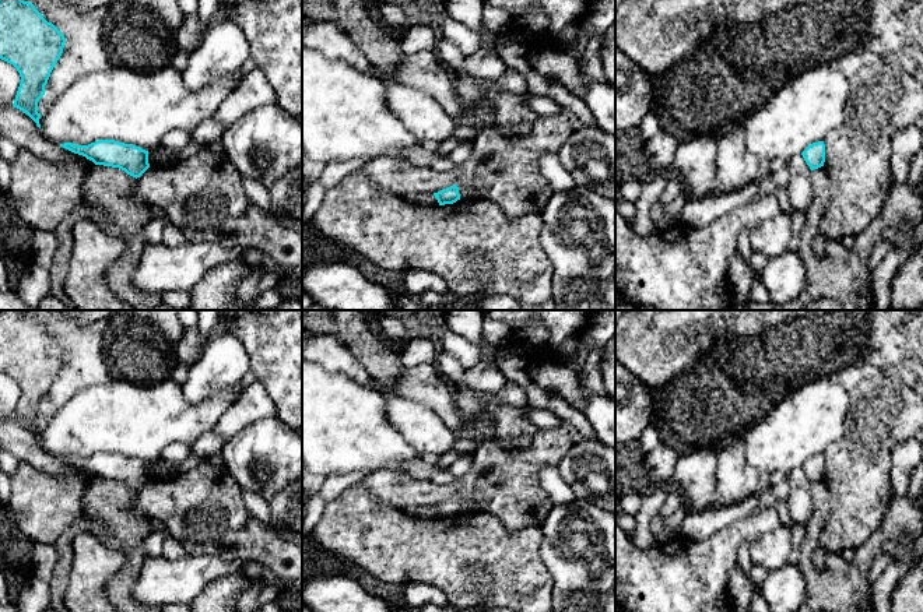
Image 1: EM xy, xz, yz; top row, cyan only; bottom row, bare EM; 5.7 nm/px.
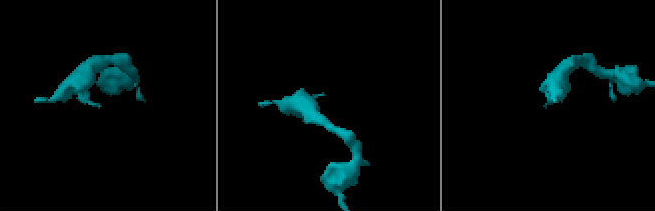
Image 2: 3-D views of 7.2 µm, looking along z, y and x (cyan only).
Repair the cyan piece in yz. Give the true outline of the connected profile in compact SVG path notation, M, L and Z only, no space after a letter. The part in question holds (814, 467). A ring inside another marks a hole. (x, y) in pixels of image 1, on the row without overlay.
M824 454L810 457L801 465L801 468L811 483L824 479L824 475L825 475L825 457L824 457Z

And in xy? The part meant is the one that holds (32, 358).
M0 310L0 372L13 377L21 395L13 419L27 426L41 442L38 414L45 408L45 398L63 366L64 348L29 314L21 310Z

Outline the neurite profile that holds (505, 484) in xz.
M564 426L550 430L538 429L526 447L516 450L506 450L495 440L480 442L478 449L473 453L473 468L450 485L418 481L410 475L397 475L386 469L371 472L359 483L379 502L399 510L408 506L434 507L456 497L460 513L467 516L491 514L503 524L506 531L513 532L541 525L554 503L541 488L540 471L545 465L558 465L572 446L572 436Z

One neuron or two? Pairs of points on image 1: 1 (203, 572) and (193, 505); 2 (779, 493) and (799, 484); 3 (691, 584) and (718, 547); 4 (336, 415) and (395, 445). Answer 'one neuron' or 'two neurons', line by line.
1: two neurons
2: two neurons
3: one neuron
4: one neuron

